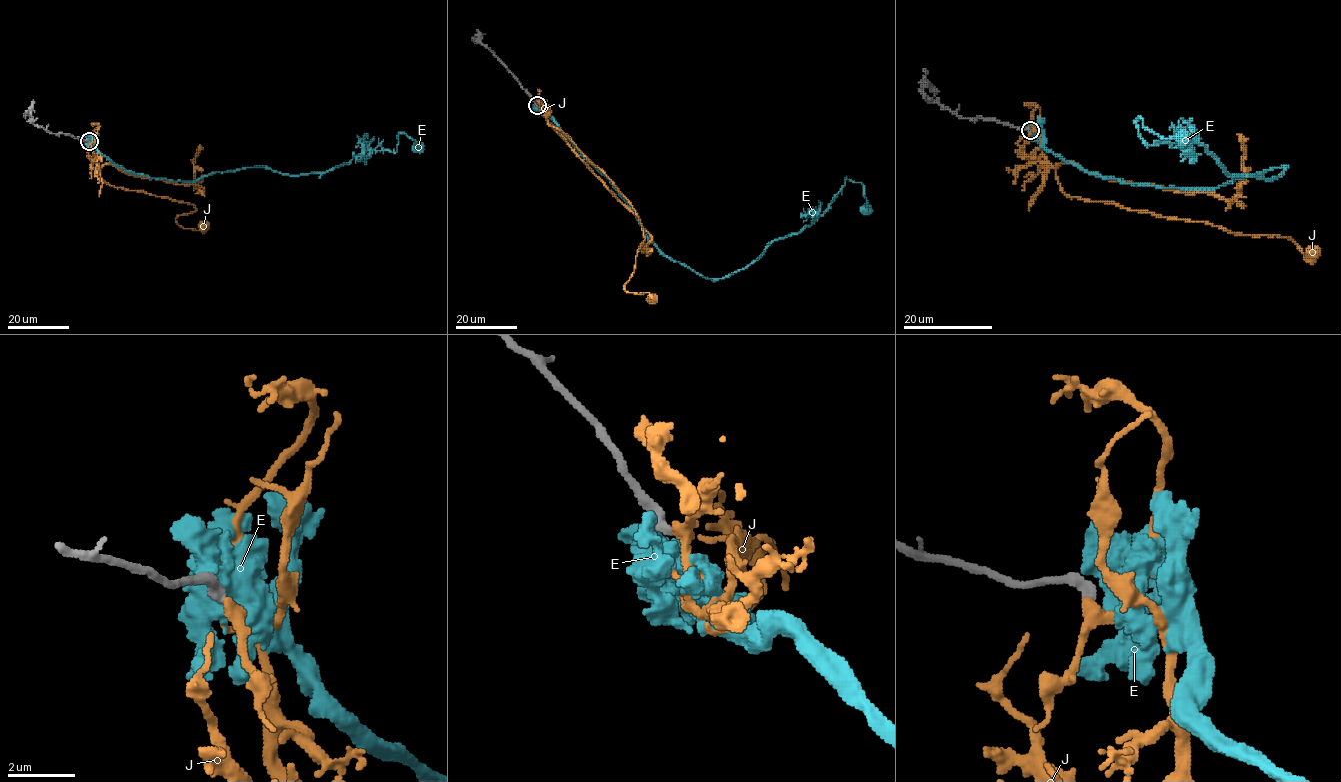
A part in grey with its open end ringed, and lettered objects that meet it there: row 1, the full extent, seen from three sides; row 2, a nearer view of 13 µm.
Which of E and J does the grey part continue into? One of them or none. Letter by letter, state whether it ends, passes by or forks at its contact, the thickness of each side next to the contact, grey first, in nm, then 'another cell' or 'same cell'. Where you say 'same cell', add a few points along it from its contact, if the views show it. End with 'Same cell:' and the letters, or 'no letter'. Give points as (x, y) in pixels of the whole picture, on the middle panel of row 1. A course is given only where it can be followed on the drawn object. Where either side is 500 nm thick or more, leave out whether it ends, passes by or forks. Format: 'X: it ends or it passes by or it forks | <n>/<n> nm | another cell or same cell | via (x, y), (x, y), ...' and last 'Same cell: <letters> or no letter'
E: 400/550 nm | another cell
J: it forks | 340/260 nm | another cell
Same cell: no letter

